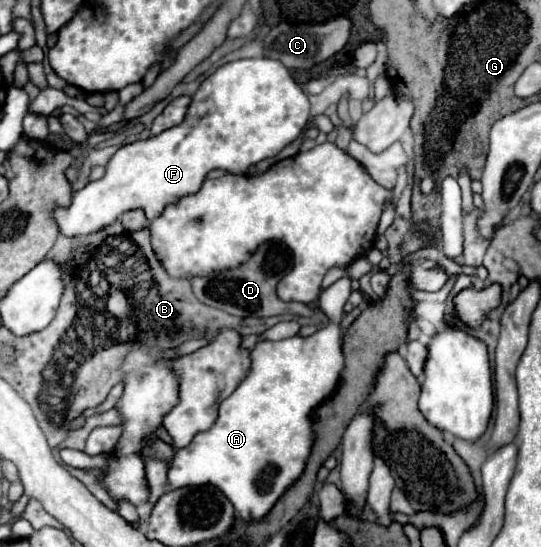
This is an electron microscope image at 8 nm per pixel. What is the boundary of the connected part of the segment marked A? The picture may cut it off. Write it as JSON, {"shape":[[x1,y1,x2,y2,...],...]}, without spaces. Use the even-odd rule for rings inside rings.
{"shape":[[349,278,337,280,333,286,319,294,319,306,329,318,329,324,319,332,301,338,293,336,287,340,271,342,263,340,251,352,251,372,237,386,237,390,219,404,219,418,211,430,199,432,187,448,181,448,173,466,169,468,169,484,173,488,183,488,189,484,211,484,219,488,233,504,235,514,243,520,259,520,265,516,281,494,301,476,307,456,313,446,313,428,311,428,311,410,323,402,335,390,339,382,339,372,343,370,343,352,341,352,341,318,343,306,351,294]]}

